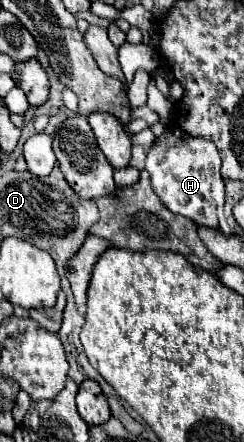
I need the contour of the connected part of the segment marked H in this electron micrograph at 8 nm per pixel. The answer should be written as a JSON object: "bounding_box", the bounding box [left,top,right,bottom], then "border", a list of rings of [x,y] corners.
{"bounding_box":[146,127,224,229],"border":[[[168,127],[146,155],[146,171],[160,203],[174,215],[182,215],[194,221],[198,227],[218,229],[216,209],[224,205],[224,179],[220,175],[220,155],[212,141],[204,137],[192,137],[178,127]]]}

